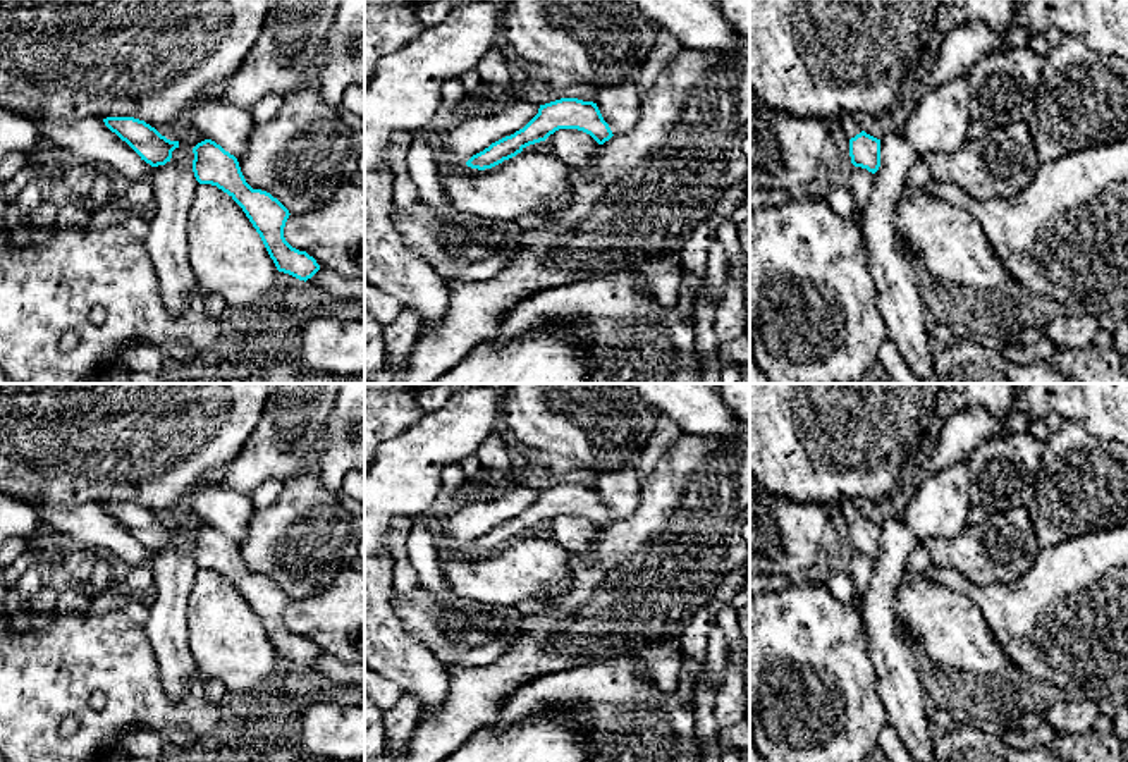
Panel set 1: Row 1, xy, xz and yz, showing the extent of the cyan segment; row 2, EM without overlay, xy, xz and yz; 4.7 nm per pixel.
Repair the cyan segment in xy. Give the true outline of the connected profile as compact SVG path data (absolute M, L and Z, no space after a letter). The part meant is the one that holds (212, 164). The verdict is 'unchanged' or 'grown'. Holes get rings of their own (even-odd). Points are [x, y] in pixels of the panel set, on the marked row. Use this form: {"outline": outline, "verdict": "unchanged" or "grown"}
{"outline": "M205 139L193 148L193 172L199 184L212 184L227 193L246 213L260 234L270 258L279 272L299 280L311 279L320 265L306 251L292 248L284 237L289 210L270 193L253 189L234 155L212 139Z", "verdict": "unchanged"}

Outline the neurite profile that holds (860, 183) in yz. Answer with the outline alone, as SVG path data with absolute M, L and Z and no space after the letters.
M853 167L846 187L856 205L856 220L861 217L874 189L874 174L861 167Z

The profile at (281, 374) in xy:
M265 366L248 372L236 384L365 384L358 377L323 373L310 366Z

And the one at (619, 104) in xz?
M638 81L604 86L597 93L597 107L614 136L629 132L640 117Z

